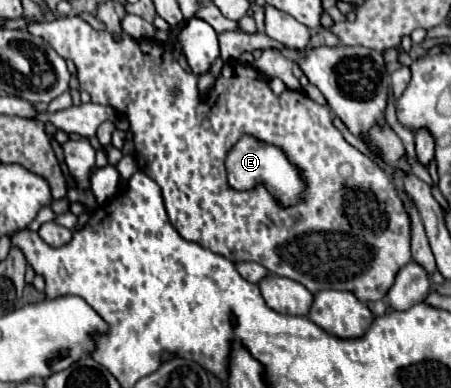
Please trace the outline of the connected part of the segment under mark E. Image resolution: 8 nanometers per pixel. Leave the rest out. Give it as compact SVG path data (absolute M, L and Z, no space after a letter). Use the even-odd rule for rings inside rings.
M241 136L237 144L227 152L225 156L225 168L227 168L227 184L233 190L253 190L255 186L265 186L271 196L275 196L277 204L281 206L295 206L303 200L303 194L307 190L303 170L299 170L295 164L287 160L287 154L273 144L265 144L253 136Z

